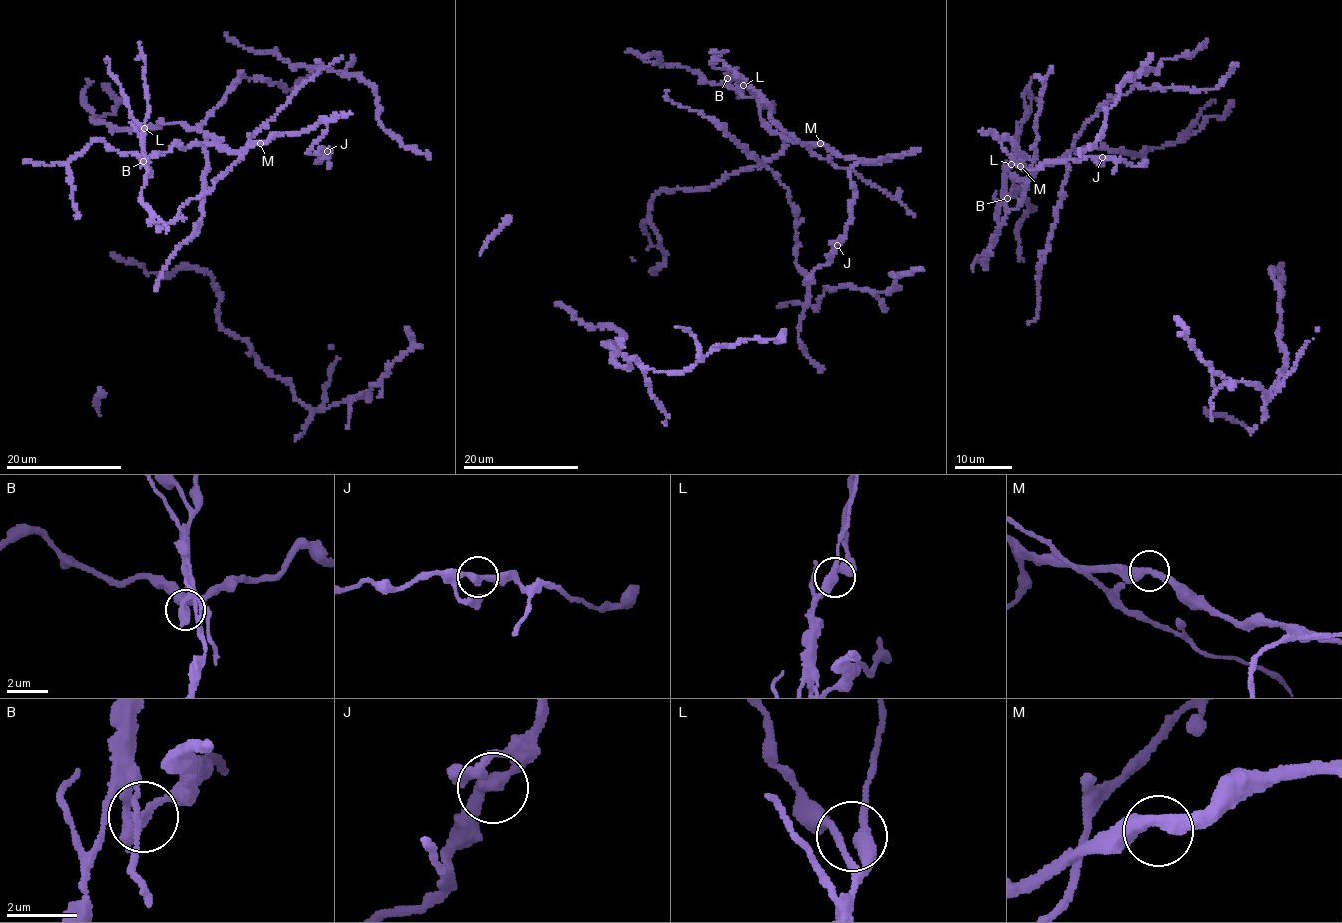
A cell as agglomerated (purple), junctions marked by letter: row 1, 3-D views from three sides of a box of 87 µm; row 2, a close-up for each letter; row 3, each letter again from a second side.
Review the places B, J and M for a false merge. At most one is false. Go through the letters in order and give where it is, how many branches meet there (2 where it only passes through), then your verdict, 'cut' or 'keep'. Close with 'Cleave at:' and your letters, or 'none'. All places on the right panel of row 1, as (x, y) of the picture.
B: place (1007, 198); branches 2; cut
J: place (1102, 157); branches 2; keep
M: place (1020, 166); branches 2; keep
Cleave at: B

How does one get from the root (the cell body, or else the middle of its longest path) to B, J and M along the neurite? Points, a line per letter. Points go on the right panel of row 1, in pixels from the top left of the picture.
B: (1197, 132), (1135, 155), (1085, 146), (1038, 166), (1029, 178), (1013, 177), (1018, 185), (1006, 199)
J: (1197, 132), (1135, 155), (1085, 146), (1030, 176), (1022, 153), (1001, 141), (1023, 169), (1102, 157)
M: (1197, 132), (1135, 155), (1085, 146), (1078, 153), (1072, 151), (1052, 163), (1038, 166), (1030, 176), (1020, 166)

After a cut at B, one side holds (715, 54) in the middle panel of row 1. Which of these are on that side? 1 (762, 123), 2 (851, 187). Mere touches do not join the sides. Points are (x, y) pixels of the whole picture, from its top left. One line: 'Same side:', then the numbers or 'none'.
Same side: none

